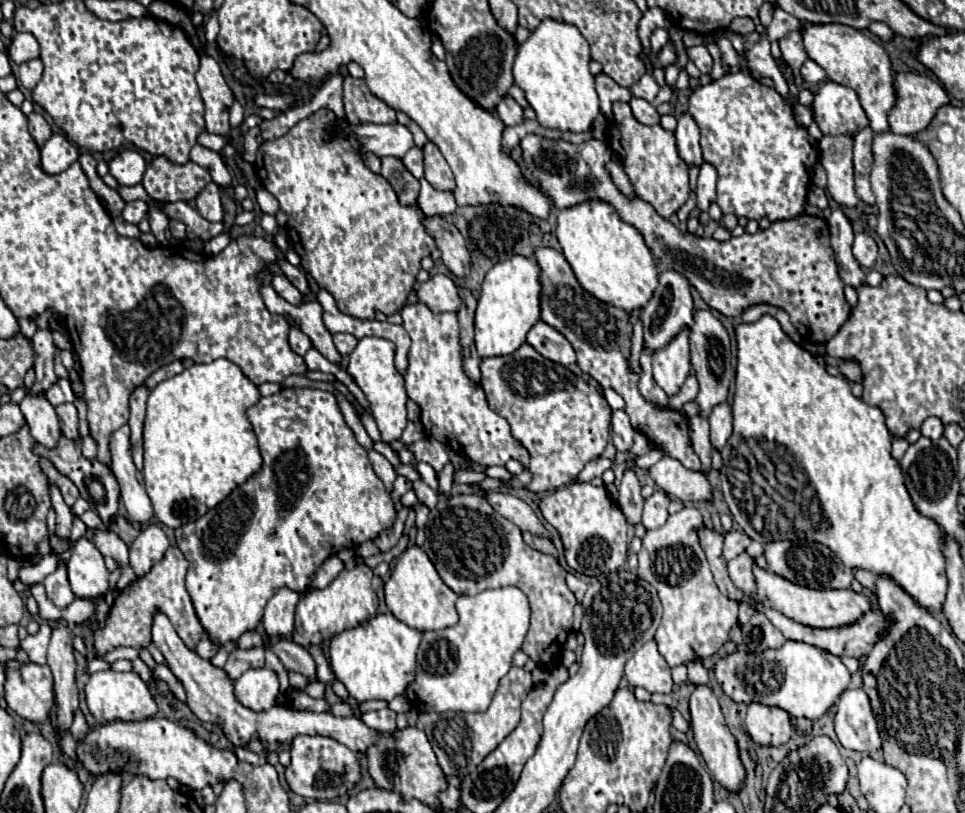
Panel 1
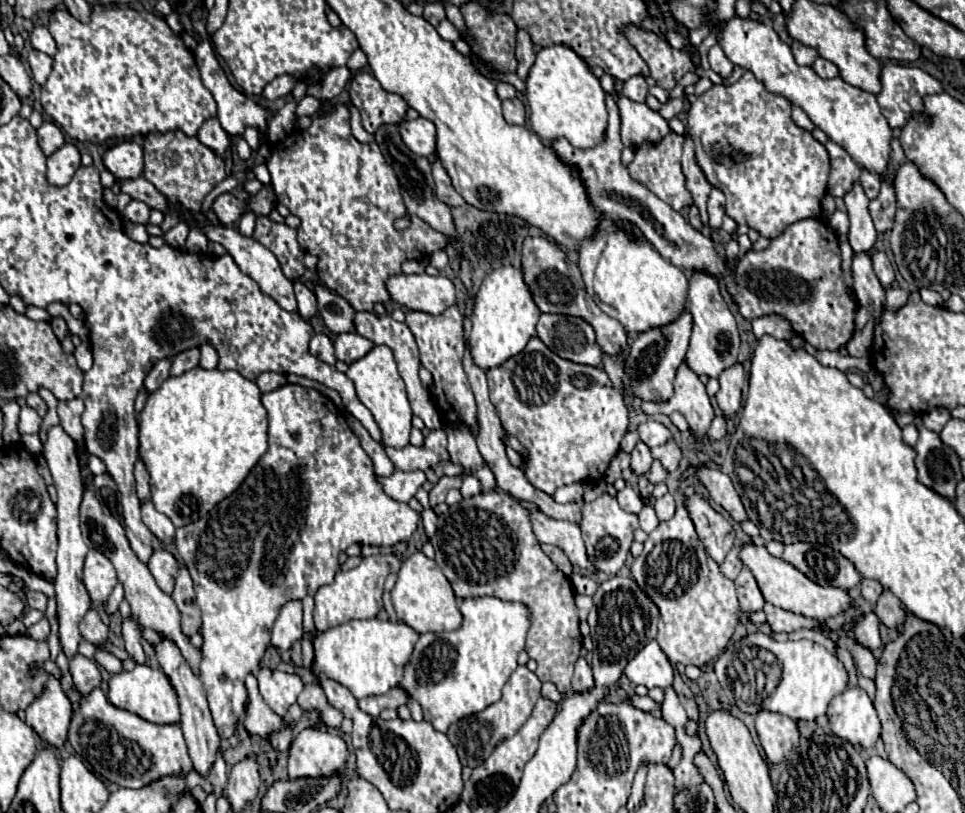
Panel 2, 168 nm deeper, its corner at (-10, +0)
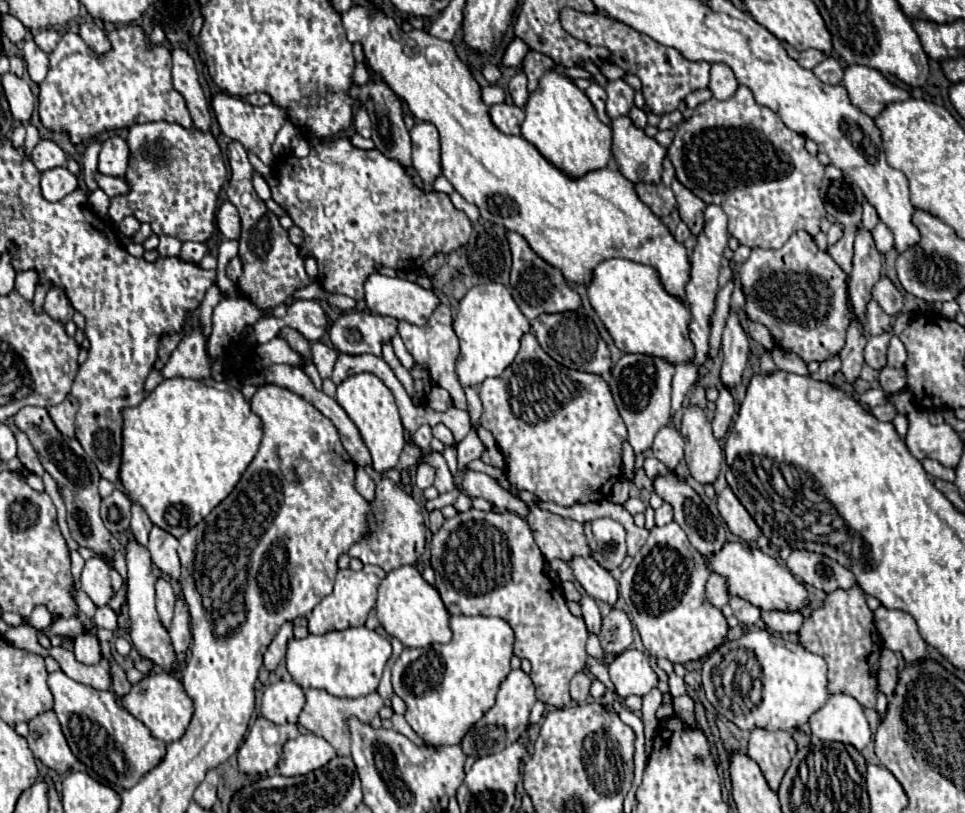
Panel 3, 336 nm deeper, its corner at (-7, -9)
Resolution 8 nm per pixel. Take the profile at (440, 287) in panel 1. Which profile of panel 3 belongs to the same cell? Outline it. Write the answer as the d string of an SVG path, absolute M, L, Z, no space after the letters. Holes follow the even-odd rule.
M378 272L368 276L364 290L366 290L366 304L372 312L376 312L380 316L392 316L396 320L406 320L406 322L416 324L416 326L424 326L430 320L432 312L440 306L440 298L432 290L426 290L420 284L410 282L410 280L388 278L388 276L378 274Z

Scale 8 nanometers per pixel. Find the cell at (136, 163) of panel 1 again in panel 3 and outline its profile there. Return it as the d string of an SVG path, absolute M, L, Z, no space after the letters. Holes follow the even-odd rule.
M112 136L106 142L102 142L102 150L98 156L98 172L124 178L128 170L128 160L130 160L130 148L126 140L122 140L120 136Z

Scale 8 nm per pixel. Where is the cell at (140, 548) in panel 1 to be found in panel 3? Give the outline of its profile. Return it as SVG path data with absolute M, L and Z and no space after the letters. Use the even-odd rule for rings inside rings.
M158 578L156 582L156 608L160 614L162 624L168 628L172 614L174 614L174 602L176 602L176 594L172 590L172 584L166 578Z

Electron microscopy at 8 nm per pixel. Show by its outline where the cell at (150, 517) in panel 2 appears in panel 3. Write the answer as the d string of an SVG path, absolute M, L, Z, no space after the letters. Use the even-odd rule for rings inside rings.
M152 526L148 540L152 562L170 578L180 578L180 560L176 548L178 548L178 540L172 534L168 534L158 526Z

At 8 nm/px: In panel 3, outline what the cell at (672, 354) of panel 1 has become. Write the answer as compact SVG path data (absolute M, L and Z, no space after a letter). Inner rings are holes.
M688 406L682 416L680 434L686 440L686 462L700 484L712 484L720 472L722 448L700 406Z

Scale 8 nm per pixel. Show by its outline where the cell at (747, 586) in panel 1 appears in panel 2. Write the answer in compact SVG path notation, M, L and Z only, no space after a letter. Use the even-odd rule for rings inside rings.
M743 569L739 577L735 579L735 589L737 589L737 597L739 597L739 605L743 613L753 613L753 611L763 609L765 599L755 583L755 577L747 569Z

